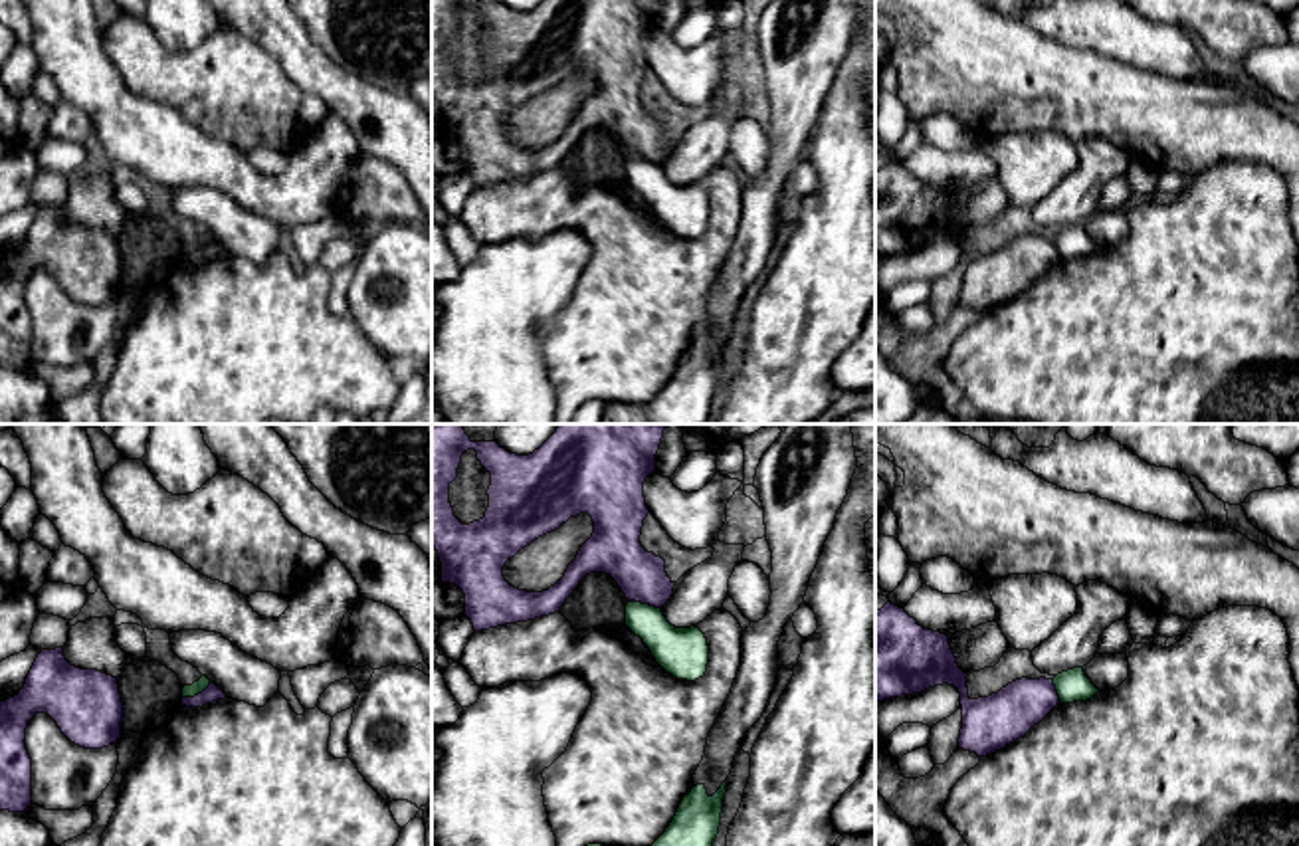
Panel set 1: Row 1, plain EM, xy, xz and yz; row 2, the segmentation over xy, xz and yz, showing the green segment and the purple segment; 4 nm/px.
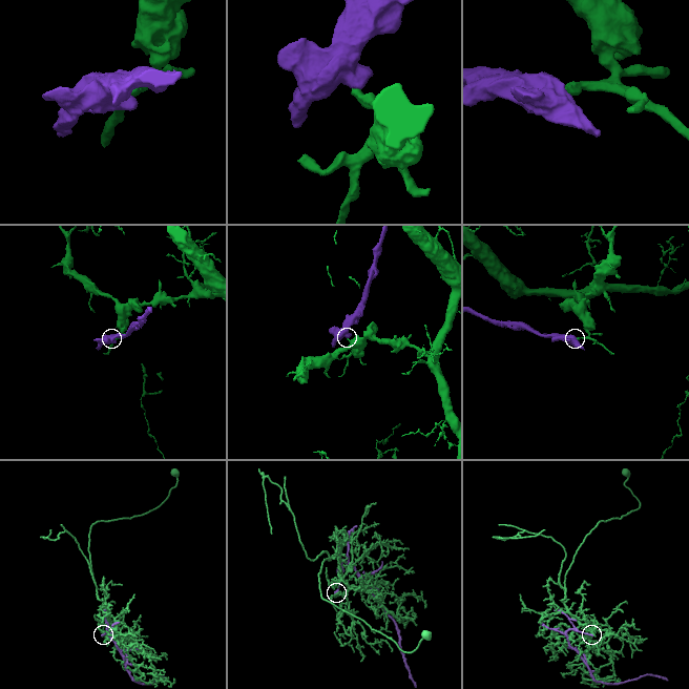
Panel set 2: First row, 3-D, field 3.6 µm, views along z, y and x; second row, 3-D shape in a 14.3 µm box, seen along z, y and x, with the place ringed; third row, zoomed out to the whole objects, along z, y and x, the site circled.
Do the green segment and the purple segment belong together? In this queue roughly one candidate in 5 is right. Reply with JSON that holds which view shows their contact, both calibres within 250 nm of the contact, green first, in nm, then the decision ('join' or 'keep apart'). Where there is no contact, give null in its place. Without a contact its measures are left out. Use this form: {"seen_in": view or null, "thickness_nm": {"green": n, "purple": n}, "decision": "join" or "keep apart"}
{"seen_in": "xy", "thickness_nm": {"green": 50, "purple": 70}, "decision": "keep apart"}

